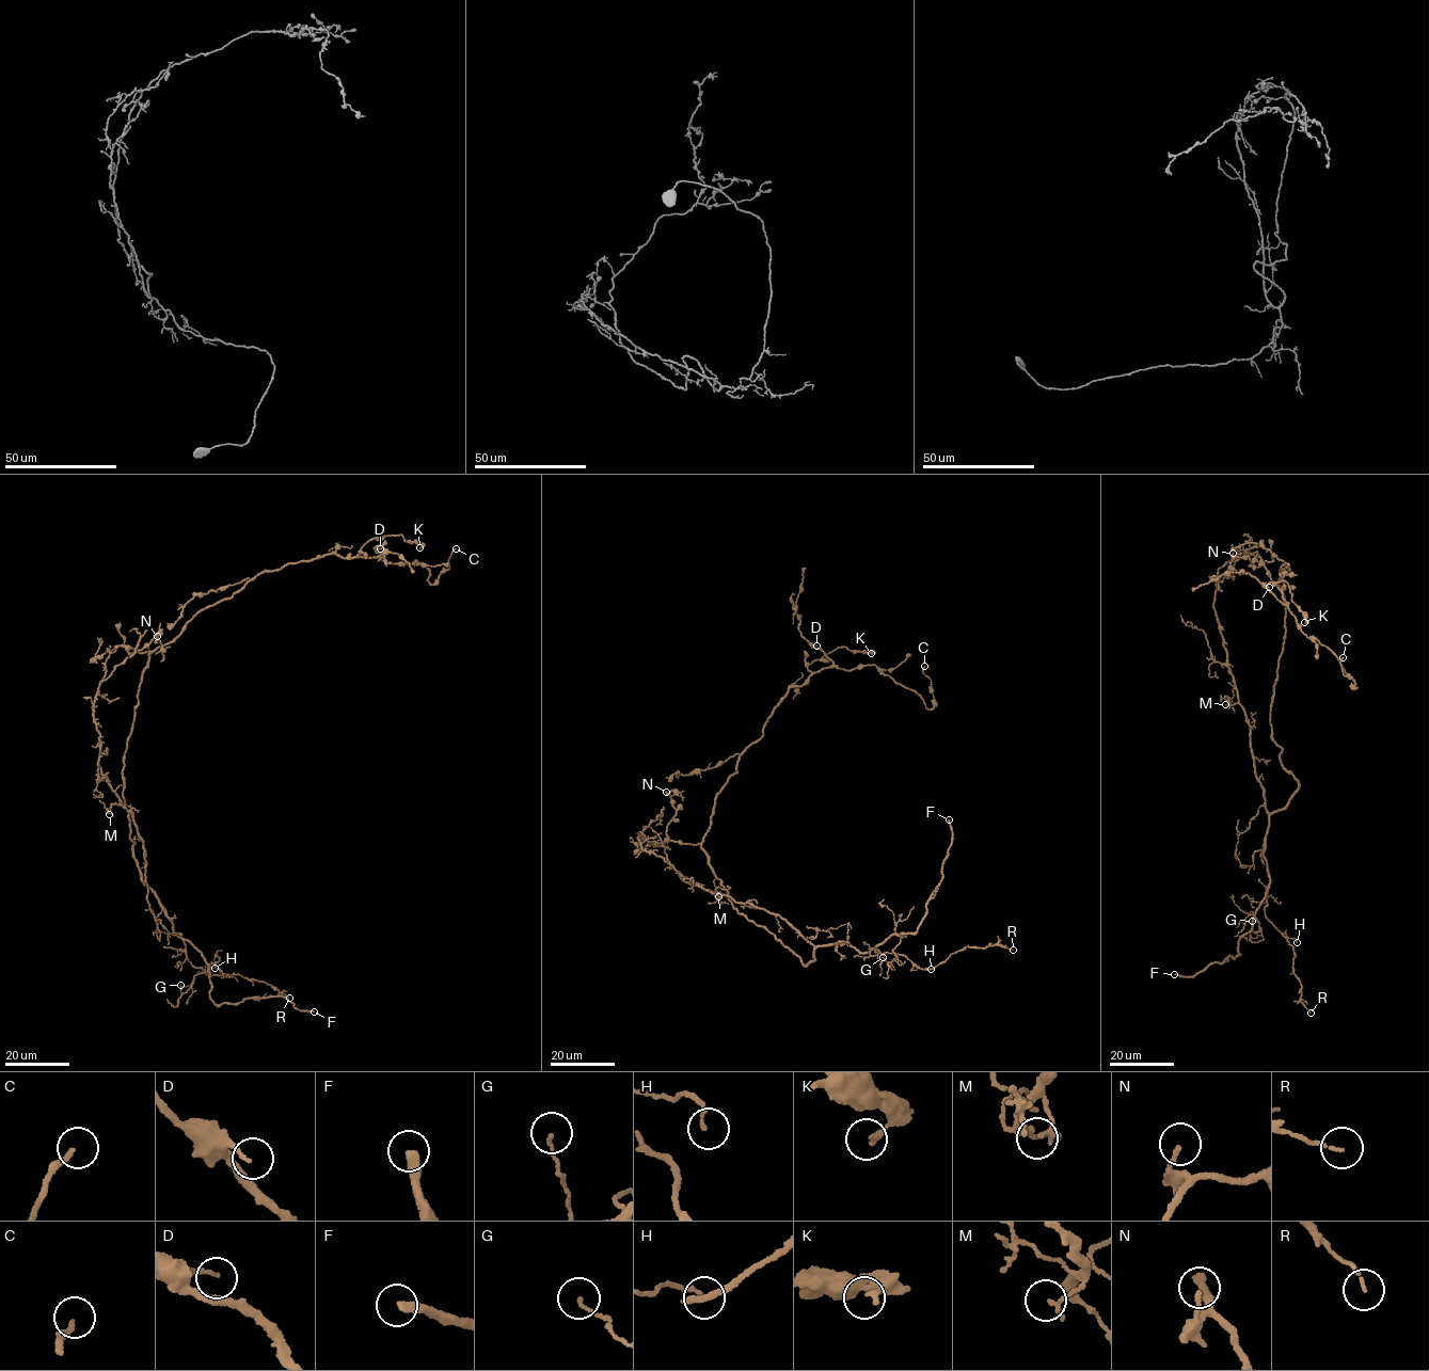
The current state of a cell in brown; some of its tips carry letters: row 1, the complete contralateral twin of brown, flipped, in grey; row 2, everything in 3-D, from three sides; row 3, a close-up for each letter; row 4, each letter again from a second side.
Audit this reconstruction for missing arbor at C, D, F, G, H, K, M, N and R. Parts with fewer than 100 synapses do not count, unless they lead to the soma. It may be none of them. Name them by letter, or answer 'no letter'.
F

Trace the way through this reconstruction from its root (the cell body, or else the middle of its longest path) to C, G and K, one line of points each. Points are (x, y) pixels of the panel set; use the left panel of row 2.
C: (128, 737), (148, 654), (258, 574), (336, 553), (418, 562), (432, 584), (456, 548)
G: (128, 737), (123, 799), (141, 877), (173, 934), (197, 949), (210, 967), (184, 993), (180, 985)
K: (128, 737), (148, 654), (201, 610), (258, 574), (331, 553), (356, 558), (381, 536), (400, 535), (419, 547)

